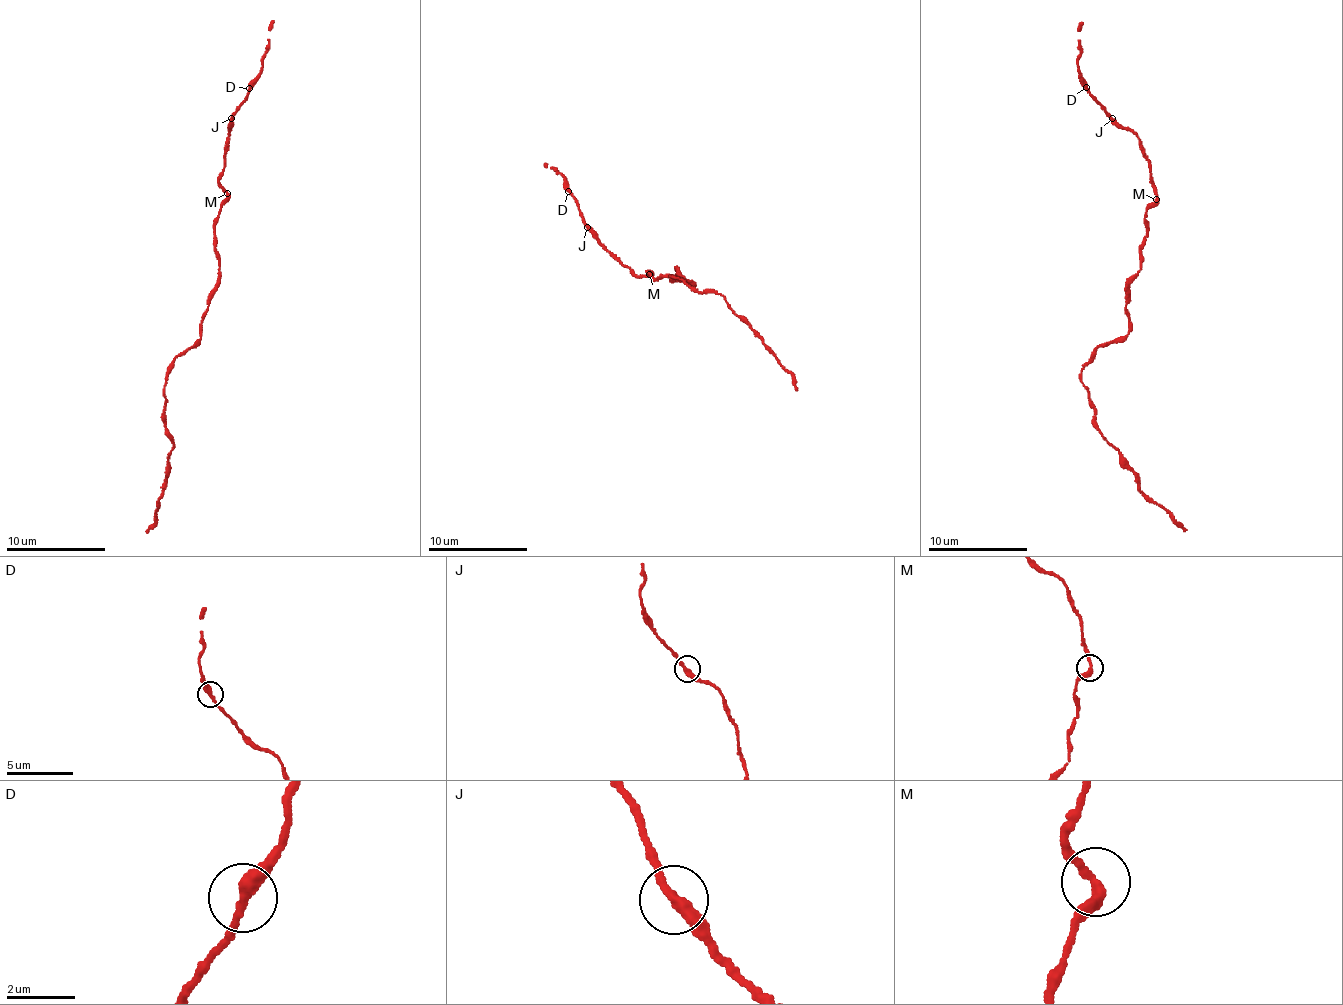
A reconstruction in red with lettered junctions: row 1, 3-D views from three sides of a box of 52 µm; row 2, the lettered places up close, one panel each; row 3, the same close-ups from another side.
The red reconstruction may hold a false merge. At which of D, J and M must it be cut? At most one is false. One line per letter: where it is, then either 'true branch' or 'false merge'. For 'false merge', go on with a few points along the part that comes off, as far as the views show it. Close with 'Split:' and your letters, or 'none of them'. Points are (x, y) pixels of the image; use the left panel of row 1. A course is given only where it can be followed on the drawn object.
D: (249, 88) | true branch
J: (231, 118) | true branch
M: (227, 193) | true branch
Split: none of them

